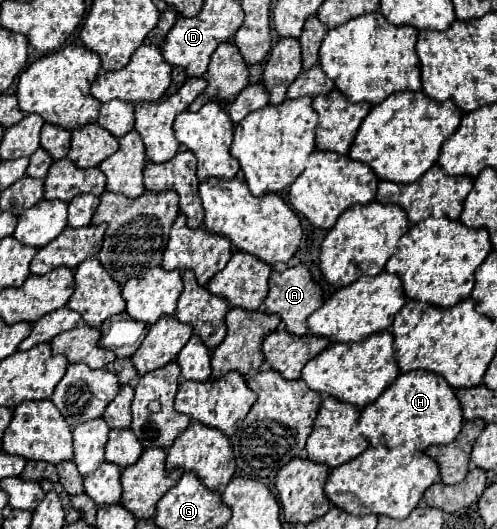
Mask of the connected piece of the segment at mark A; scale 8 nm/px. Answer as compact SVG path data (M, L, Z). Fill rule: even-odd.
M298 263L296 267L288 267L282 273L272 273L270 275L270 291L264 301L264 311L278 313L286 325L286 329L294 335L304 335L306 333L306 319L312 311L316 311L324 303L322 297L322 287L312 279L310 269L304 263Z

